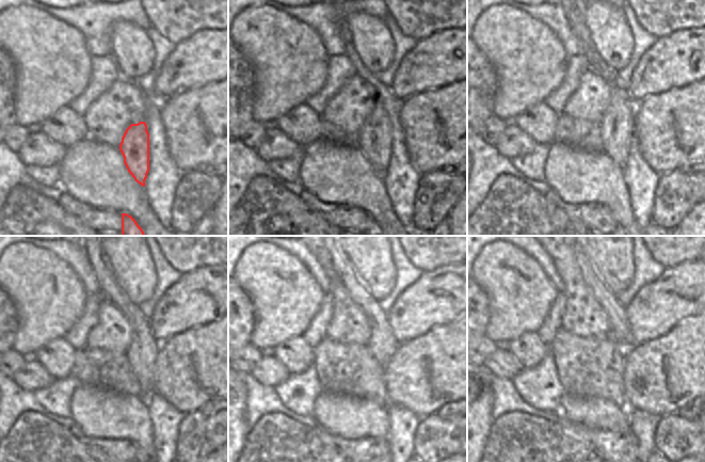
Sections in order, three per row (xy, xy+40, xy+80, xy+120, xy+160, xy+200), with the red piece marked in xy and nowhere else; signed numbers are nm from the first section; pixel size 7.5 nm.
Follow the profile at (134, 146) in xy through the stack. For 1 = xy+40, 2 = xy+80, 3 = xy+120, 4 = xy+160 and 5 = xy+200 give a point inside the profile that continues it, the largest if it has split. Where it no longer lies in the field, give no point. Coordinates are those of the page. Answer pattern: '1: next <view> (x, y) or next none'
1: next xy+40 (374, 139)
2: next xy+80 (618, 124)
3: next xy+120 (144, 347)
4: next xy+160 (382, 343)
5: next xy+200 (619, 328)

